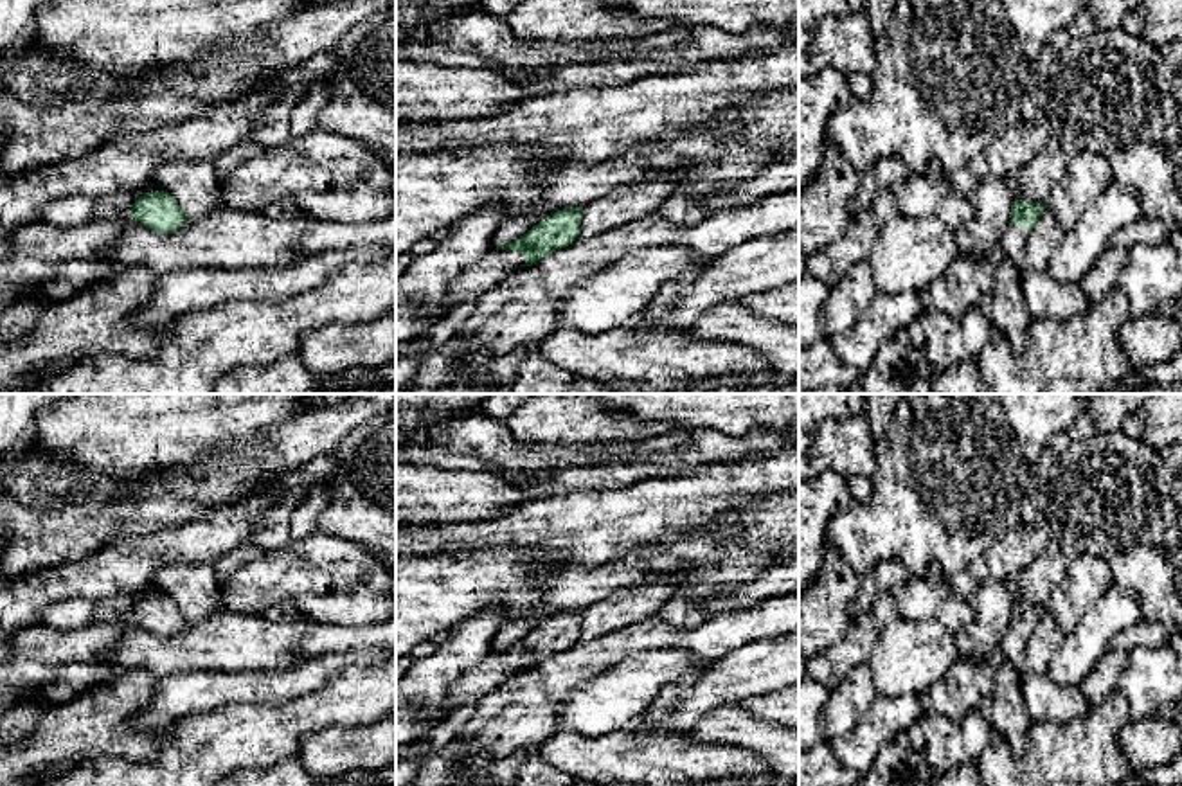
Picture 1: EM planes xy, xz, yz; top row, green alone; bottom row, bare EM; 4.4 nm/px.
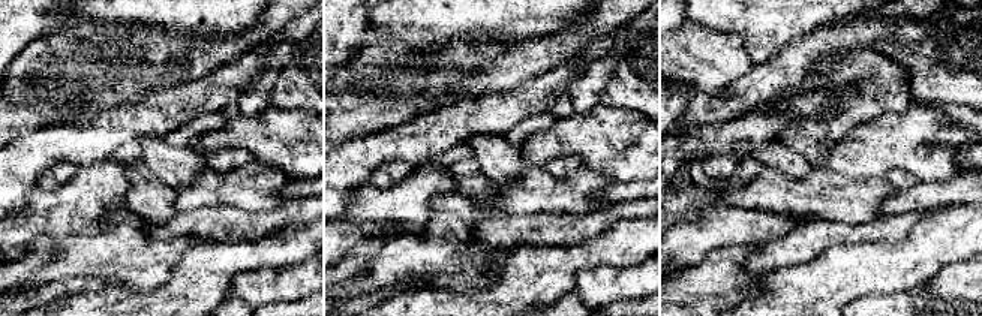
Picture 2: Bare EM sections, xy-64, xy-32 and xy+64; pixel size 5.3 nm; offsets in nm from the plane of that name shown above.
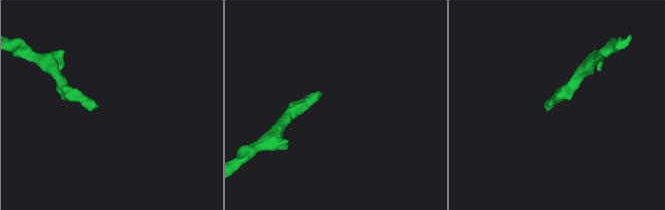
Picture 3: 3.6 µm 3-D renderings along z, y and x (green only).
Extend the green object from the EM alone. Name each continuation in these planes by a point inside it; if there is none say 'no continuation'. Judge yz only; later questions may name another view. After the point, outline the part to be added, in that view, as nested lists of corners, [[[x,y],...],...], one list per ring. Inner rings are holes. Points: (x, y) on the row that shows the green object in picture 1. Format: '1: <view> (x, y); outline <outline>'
1: yz (1011, 245); outline [[[1007,225],[995,252],[995,261],[1009,259],[1020,270],[1024,270],[1025,241],[1031,228],[1020,225]]]

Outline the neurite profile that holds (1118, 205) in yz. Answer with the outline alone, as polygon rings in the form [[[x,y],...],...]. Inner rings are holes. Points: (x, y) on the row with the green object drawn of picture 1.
[[[1114,178],[1067,230],[1051,255],[1047,272],[1060,282],[1079,284],[1112,245],[1112,236],[1139,218],[1142,207],[1135,189]]]

